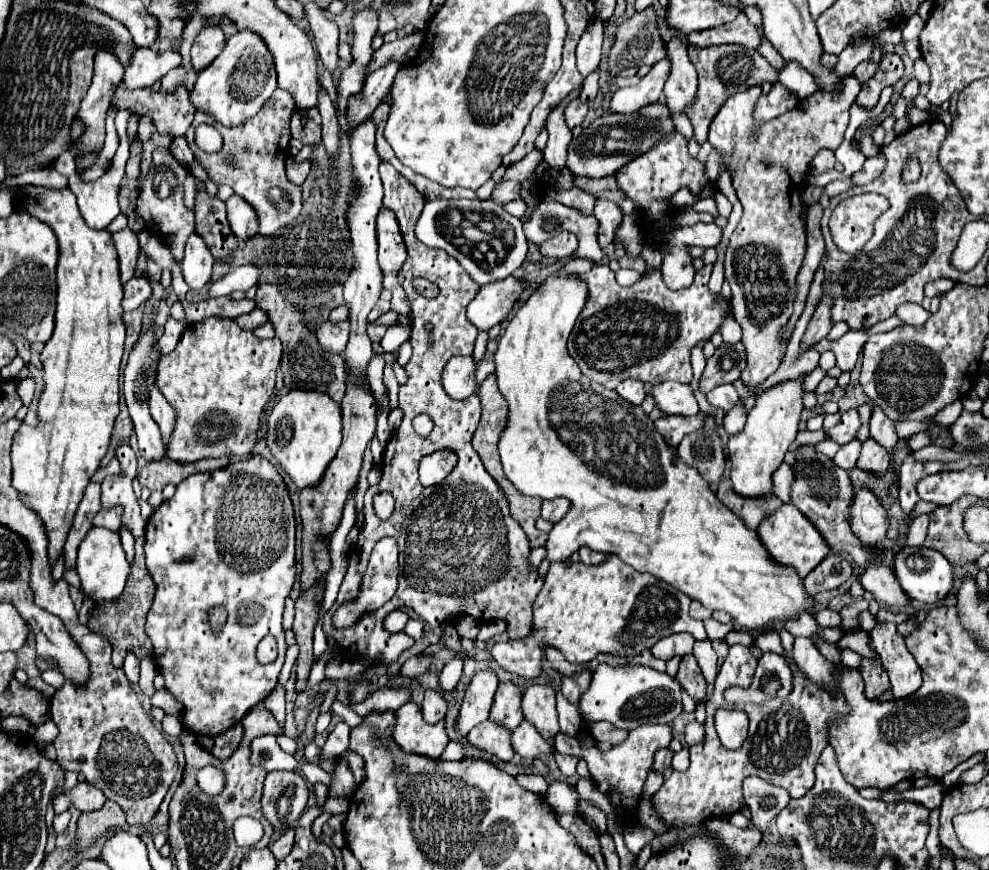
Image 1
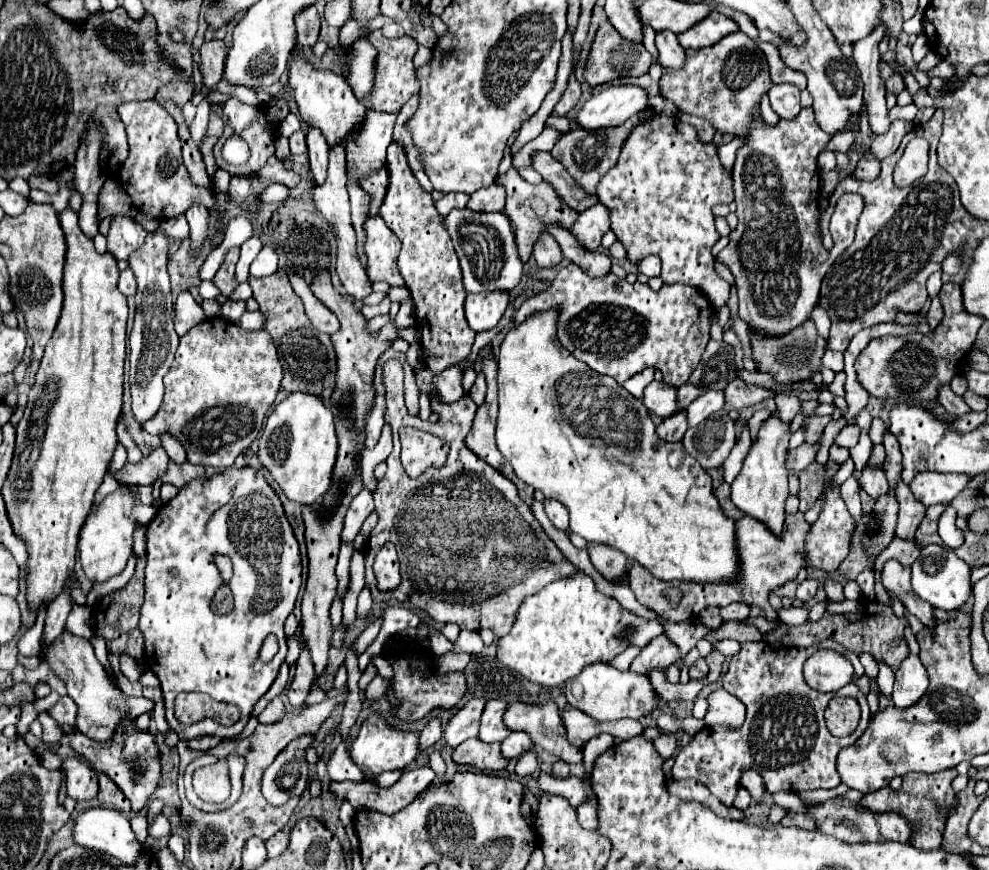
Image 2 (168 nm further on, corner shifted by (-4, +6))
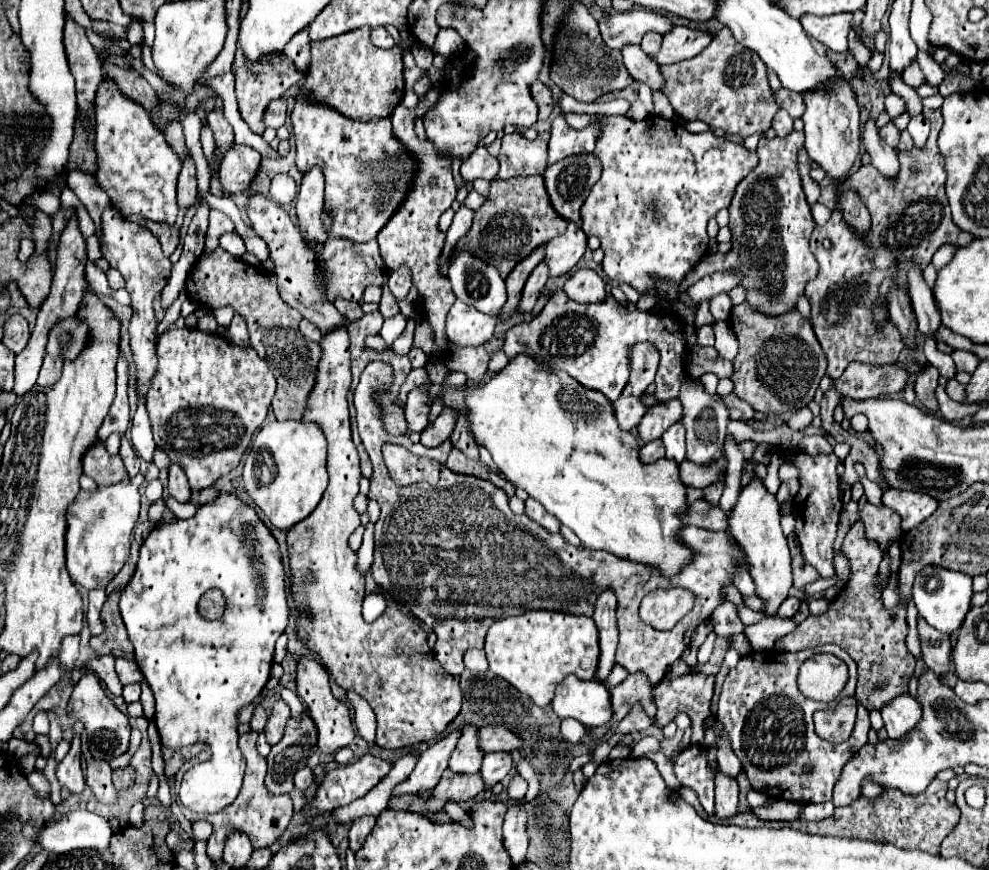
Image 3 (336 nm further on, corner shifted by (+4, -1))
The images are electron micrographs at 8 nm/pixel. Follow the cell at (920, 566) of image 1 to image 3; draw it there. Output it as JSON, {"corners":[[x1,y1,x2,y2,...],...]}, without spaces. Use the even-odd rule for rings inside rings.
{"corners":[[925,565,913,583,913,601,917,605,919,615,935,629,943,631,943,633,951,633,957,627,961,627,967,611,969,611,969,603,971,603,971,577,963,575,959,571,951,571,945,567,935,567,935,565]]}

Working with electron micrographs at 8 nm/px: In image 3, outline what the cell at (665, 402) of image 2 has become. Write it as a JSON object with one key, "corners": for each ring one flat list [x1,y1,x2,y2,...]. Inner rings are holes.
{"corners":[[619,397,615,401,615,411,617,411,619,427,631,431,633,427,639,425,639,421,649,411,649,407,641,401,641,397]]}

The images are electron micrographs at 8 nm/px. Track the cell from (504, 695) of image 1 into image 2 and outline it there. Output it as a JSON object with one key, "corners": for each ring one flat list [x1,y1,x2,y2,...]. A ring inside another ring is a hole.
{"corners":[[493,698,485,704,485,710,481,714,479,734,477,734,479,740,483,740,487,744,493,744,493,742,505,740,511,734,511,730,507,730,503,726,505,708,507,708,507,702,503,698]]}

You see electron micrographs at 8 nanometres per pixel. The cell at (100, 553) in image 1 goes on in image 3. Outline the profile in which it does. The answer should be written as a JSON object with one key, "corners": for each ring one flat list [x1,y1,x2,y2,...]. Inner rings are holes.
{"corners":[[143,475,133,477,127,483,99,487,99,491,81,491,75,503,67,511,67,571,71,579,85,589,105,589,109,581,121,571,129,557,131,533,139,517,139,485]]}

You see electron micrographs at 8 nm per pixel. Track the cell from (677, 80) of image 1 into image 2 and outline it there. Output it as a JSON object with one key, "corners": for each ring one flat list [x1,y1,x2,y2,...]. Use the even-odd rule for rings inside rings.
{"corners":[[671,30,657,32,655,44,657,44,657,50,659,50,661,66,667,66,667,68,681,68,683,66,685,50,681,48,677,36]]}

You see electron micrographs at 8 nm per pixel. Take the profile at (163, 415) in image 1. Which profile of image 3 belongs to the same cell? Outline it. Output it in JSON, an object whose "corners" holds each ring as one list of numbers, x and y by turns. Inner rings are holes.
{"corners":[[171,463,171,465,169,465,169,483,167,483,167,489,169,489,169,493,171,493,179,503,187,503,189,497,191,497,191,489,189,489,185,471,183,471,177,463]]}

